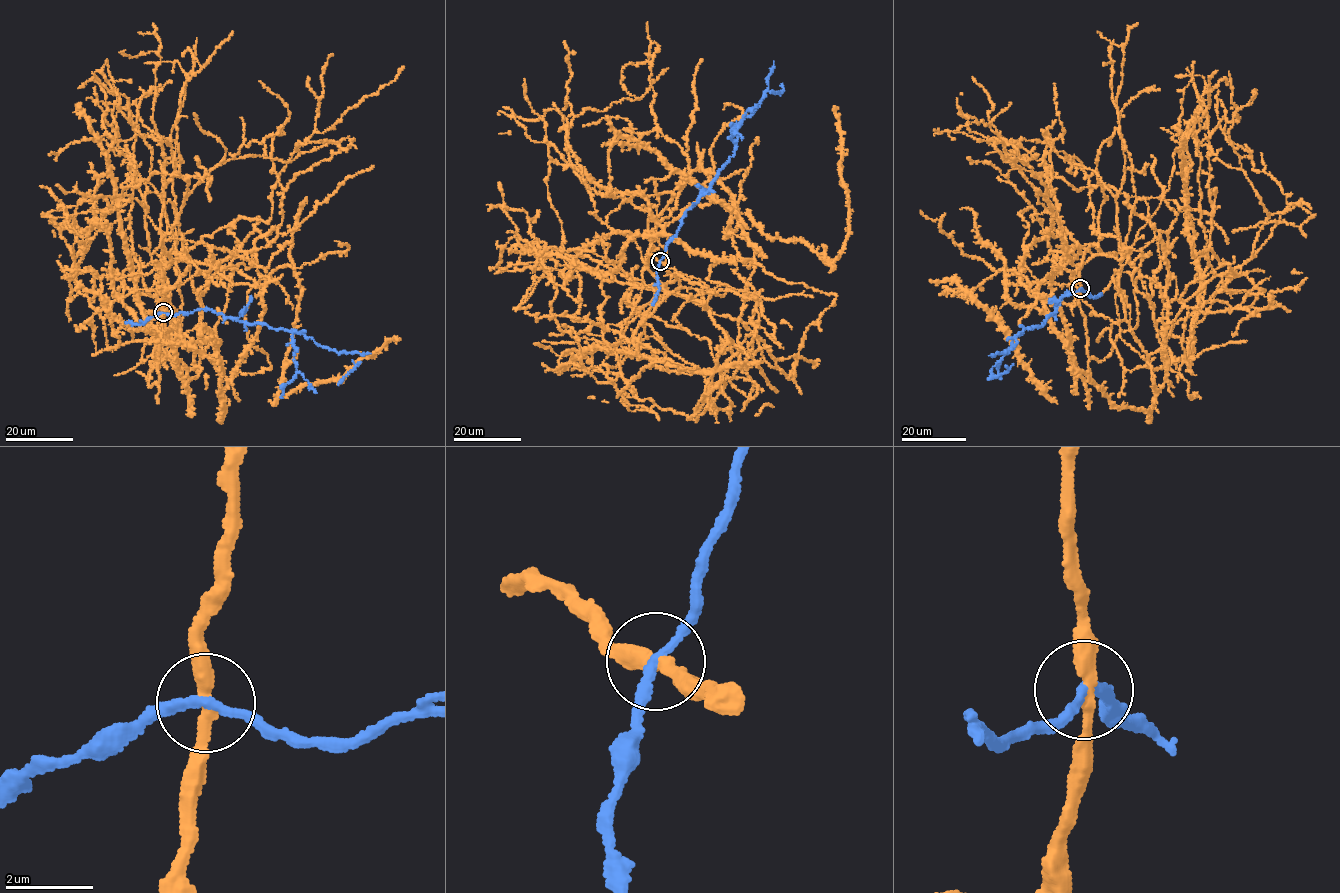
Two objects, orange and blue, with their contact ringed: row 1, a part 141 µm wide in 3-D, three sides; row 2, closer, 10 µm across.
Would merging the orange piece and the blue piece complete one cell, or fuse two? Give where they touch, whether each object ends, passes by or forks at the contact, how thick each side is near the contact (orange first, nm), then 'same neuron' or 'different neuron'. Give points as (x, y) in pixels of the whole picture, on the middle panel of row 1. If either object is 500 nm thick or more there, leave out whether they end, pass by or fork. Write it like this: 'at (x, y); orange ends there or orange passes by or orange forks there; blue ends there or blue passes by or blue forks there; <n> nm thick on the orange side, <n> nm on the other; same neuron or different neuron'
at (660, 261); orange passes by; blue passes by; 300 nm thick on the orange side, 200 nm on the other; same neuron

